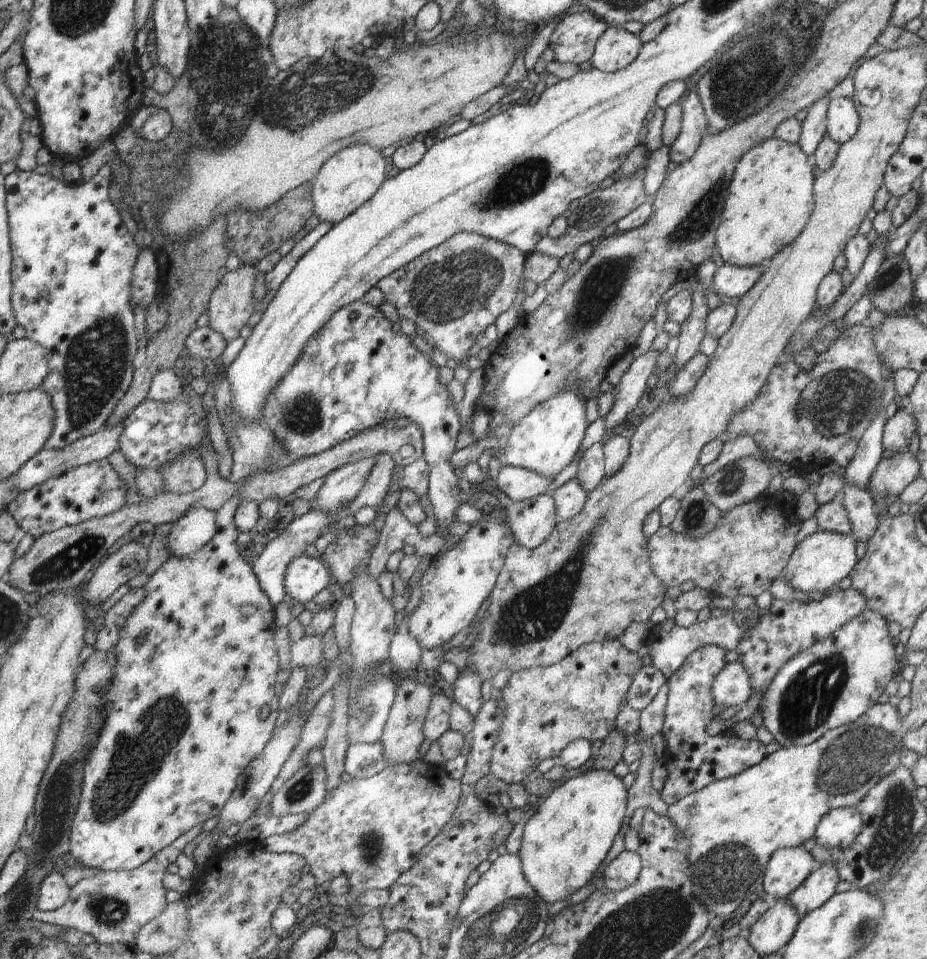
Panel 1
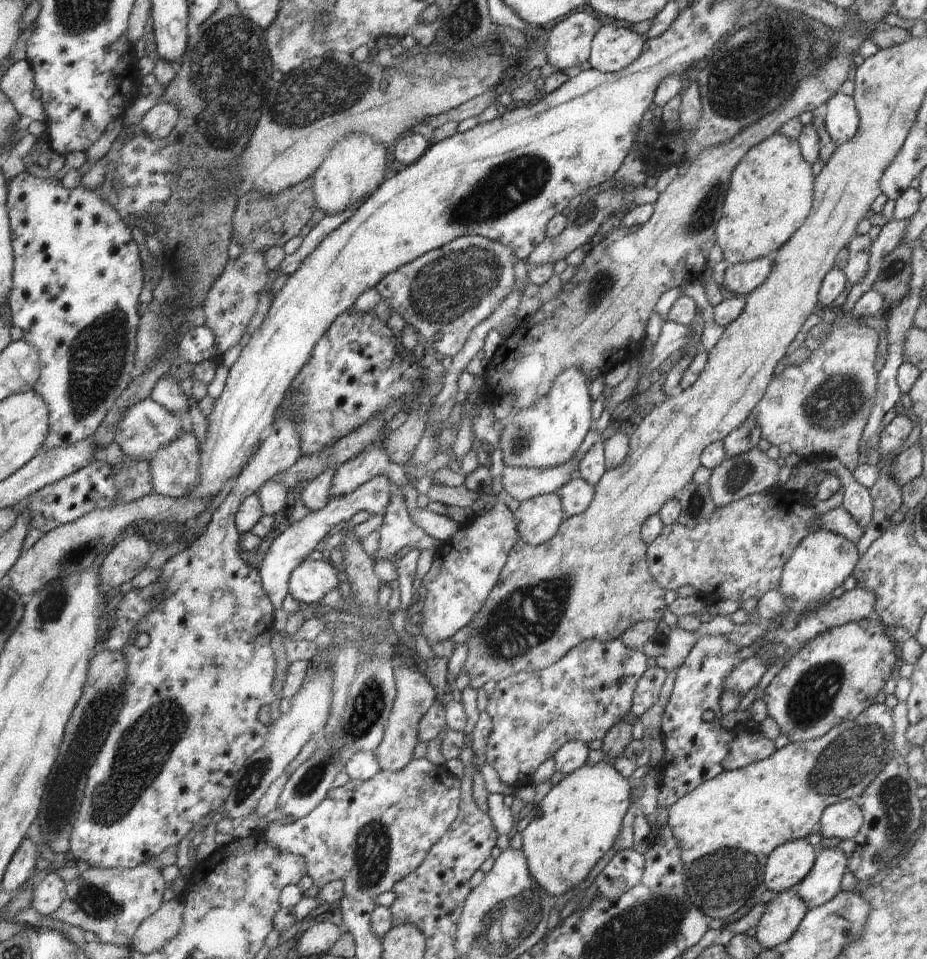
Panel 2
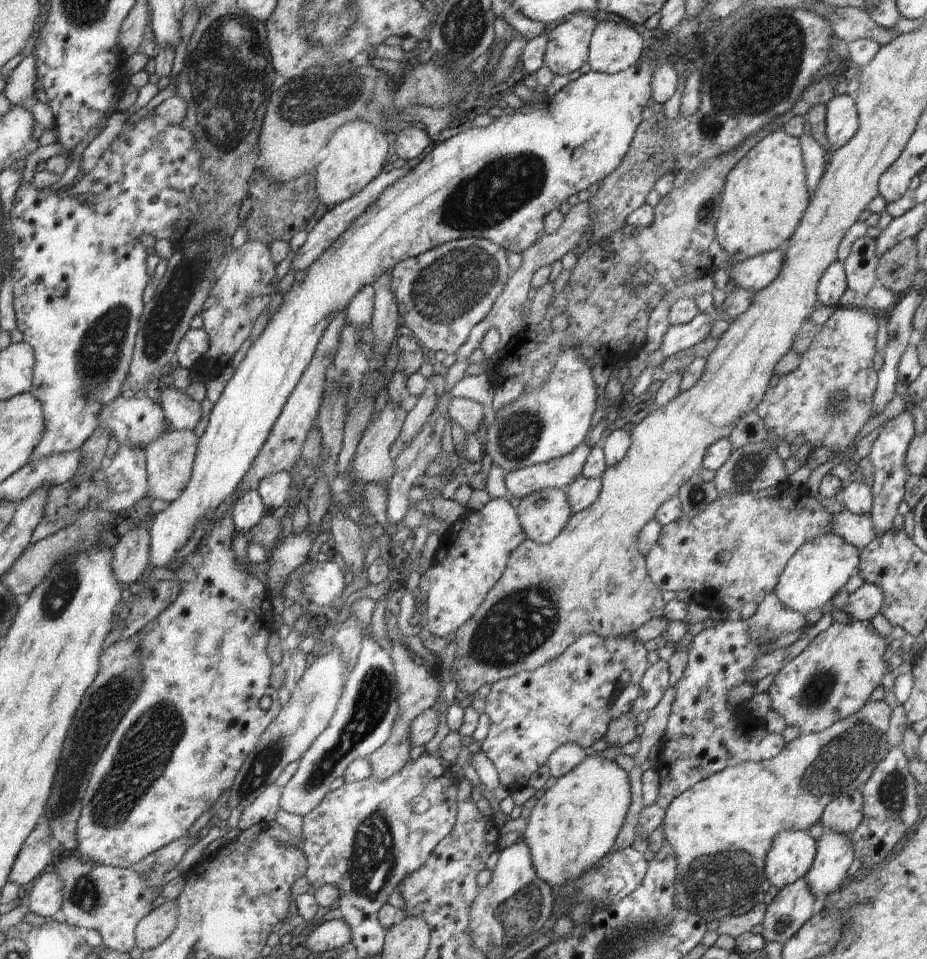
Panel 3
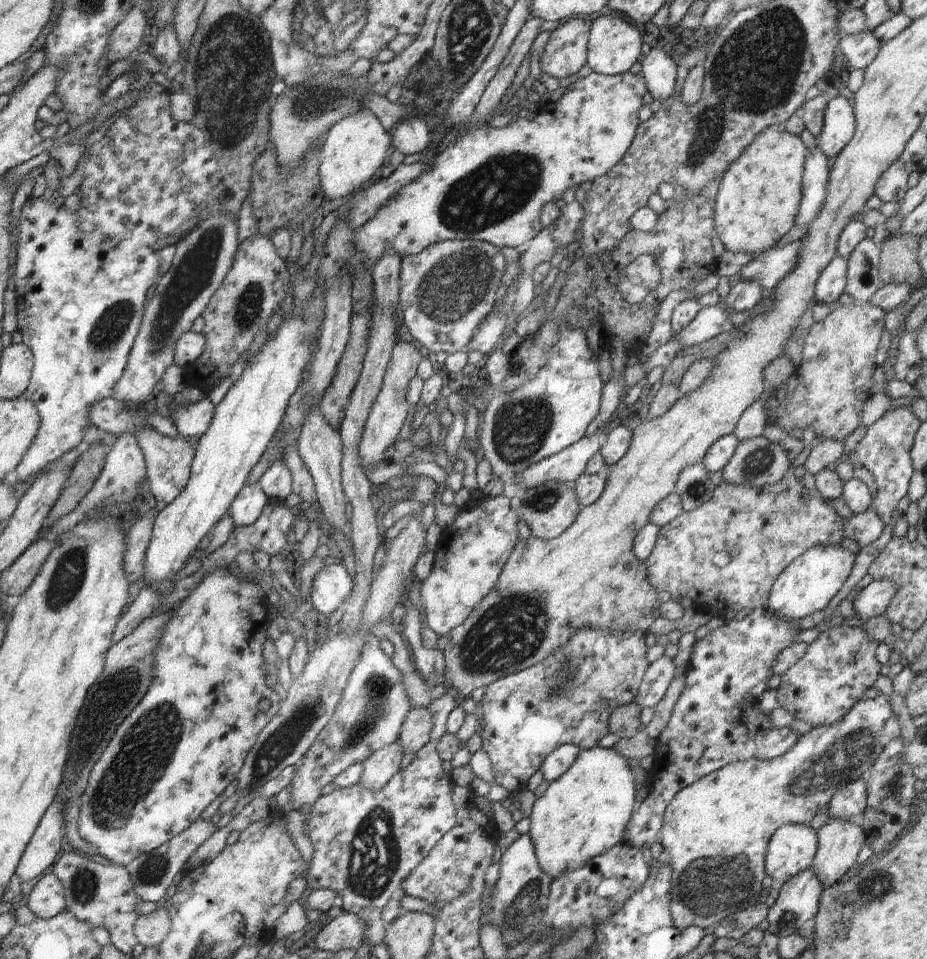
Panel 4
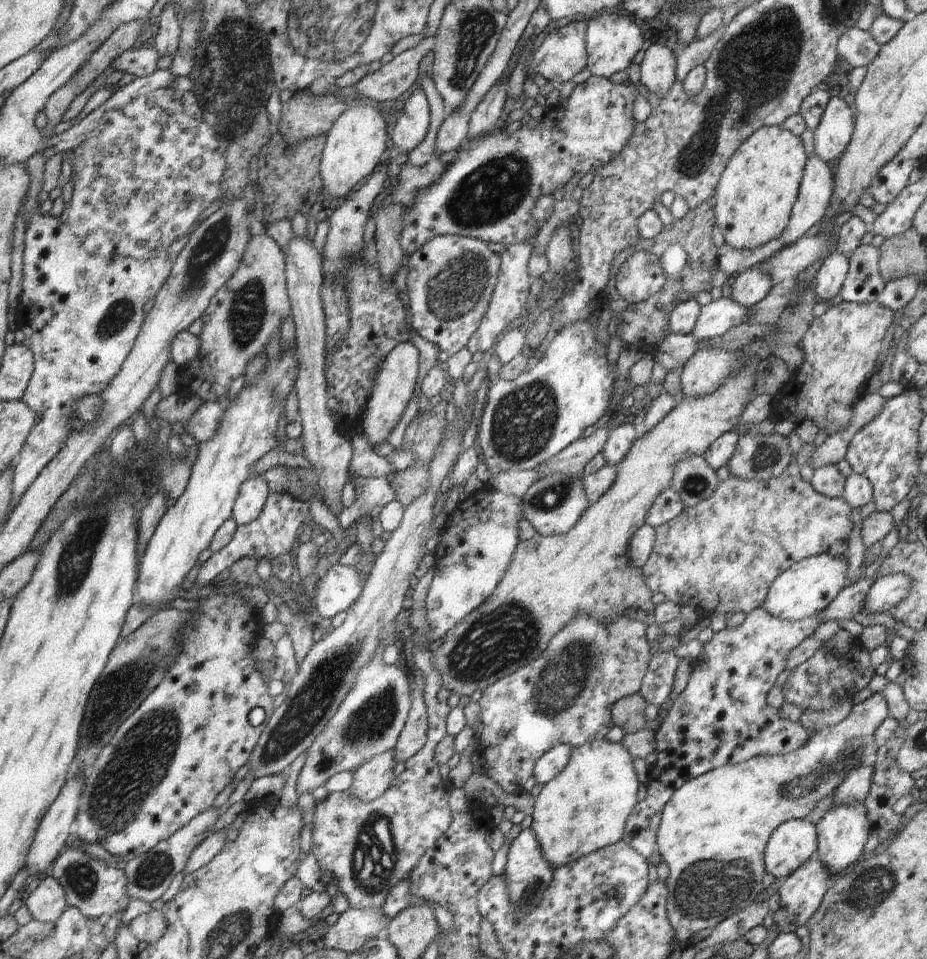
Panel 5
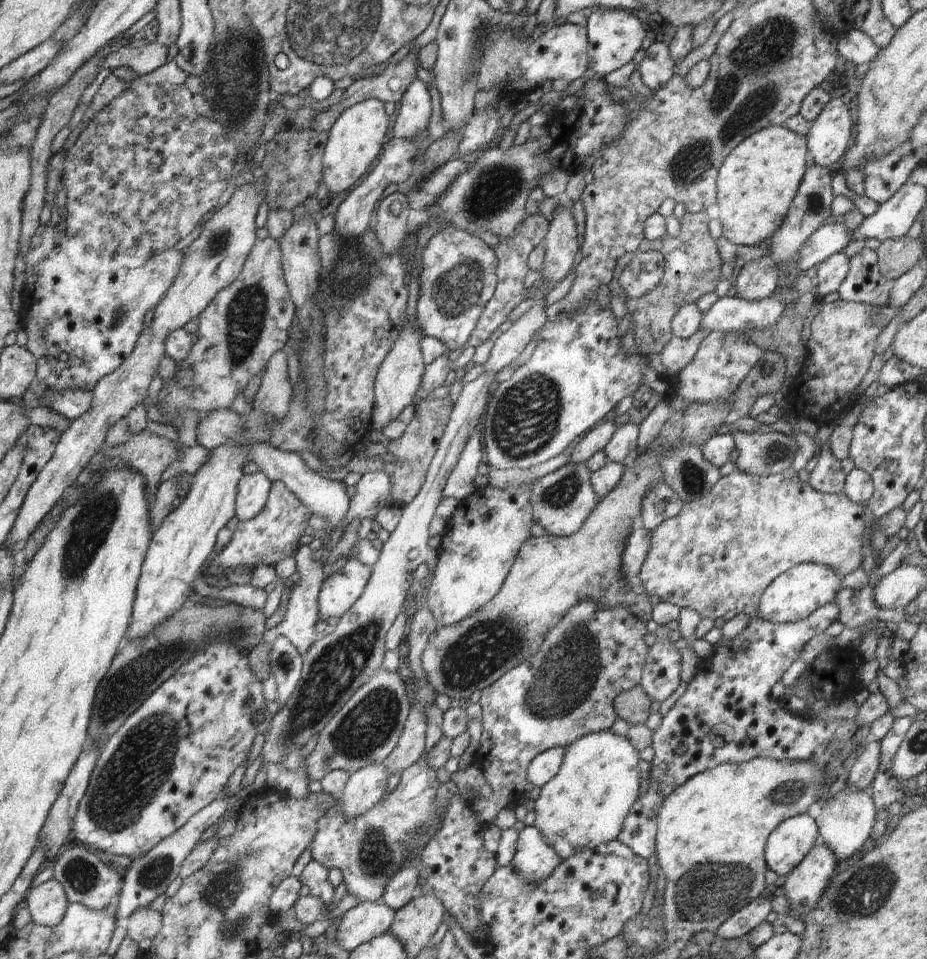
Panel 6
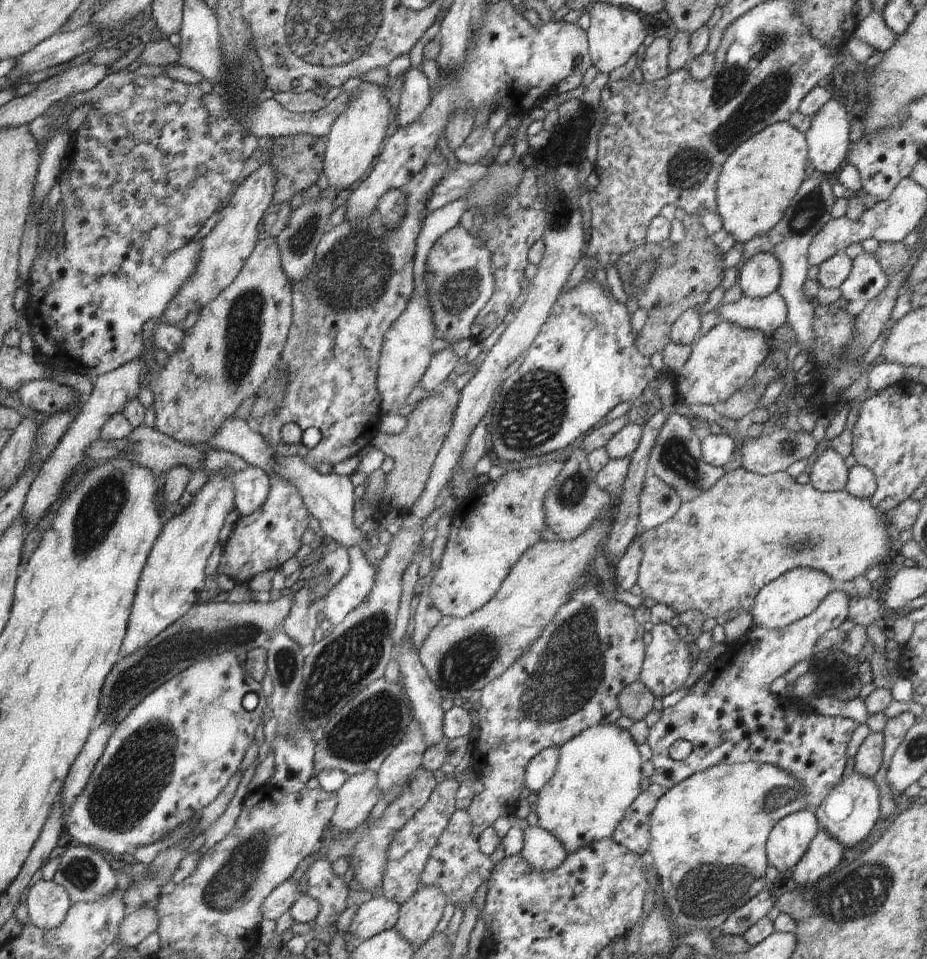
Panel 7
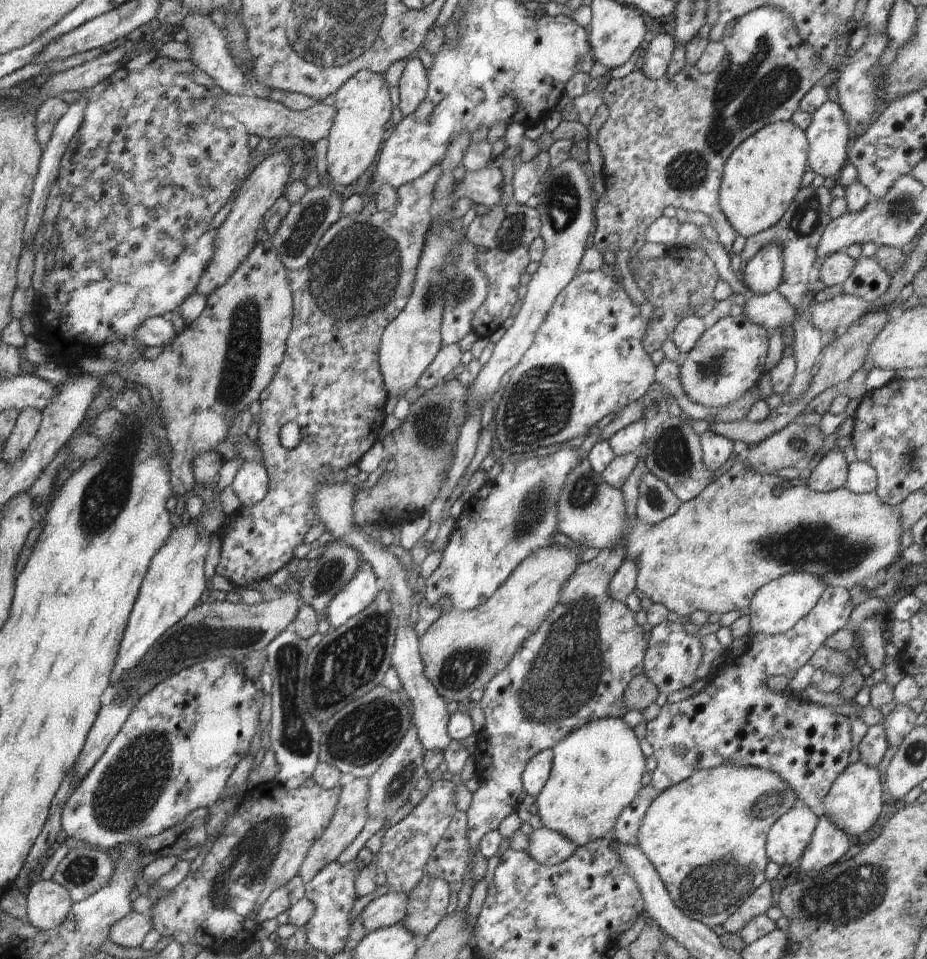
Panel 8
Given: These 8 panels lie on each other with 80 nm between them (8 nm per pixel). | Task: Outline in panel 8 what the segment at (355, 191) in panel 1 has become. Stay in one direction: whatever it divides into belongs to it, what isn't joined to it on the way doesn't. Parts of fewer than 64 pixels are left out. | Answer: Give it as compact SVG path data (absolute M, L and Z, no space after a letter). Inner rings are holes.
M370 71L357 72L334 94L337 115L327 136L327 182L342 187L356 182L376 160L387 137L384 125L391 119L392 103L384 76Z

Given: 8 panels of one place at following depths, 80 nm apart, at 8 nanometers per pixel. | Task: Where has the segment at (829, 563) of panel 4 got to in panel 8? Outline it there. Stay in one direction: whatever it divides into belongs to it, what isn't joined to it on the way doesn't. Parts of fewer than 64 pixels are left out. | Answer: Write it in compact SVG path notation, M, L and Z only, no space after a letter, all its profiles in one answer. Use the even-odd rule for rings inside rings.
M800 571L788 573L761 586L752 597L750 605L750 633L766 636L790 630L801 618L804 618L820 600L826 590L825 582L812 573Z

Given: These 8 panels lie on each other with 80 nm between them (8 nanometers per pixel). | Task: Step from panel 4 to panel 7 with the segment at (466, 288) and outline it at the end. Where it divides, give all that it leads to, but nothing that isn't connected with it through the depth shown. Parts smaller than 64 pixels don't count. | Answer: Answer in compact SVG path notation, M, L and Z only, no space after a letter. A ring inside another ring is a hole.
M462 225L455 226L436 239L428 253L425 268L427 299L435 338L442 338L451 345L471 338L471 326L495 289L491 252L486 243L472 236Z

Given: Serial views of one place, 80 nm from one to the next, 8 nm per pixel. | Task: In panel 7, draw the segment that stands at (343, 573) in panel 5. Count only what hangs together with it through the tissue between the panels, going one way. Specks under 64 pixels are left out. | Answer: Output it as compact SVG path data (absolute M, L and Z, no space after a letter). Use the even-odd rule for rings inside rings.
M353 546L346 548L350 557L348 572L323 596L321 609L333 626L364 602L371 591L376 567L366 561L363 550Z

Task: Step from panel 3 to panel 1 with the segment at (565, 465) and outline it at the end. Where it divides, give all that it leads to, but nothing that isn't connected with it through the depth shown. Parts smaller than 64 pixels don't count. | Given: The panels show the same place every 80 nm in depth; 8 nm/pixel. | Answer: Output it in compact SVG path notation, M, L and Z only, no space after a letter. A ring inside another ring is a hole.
M504 464L493 482L508 498L523 501L544 495L552 480L528 469Z

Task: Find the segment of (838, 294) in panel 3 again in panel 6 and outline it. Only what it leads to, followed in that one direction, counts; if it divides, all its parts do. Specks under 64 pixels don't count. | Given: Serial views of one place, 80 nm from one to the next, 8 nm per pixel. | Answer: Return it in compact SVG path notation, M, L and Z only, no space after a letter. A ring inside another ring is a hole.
M843 251L831 254L819 266L814 277L815 293L818 297L826 296L836 292L849 271L849 258Z

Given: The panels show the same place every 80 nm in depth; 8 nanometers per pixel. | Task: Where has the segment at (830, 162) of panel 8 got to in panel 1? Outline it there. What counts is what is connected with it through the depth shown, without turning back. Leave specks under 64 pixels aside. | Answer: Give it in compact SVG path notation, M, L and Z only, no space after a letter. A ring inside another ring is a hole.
M838 93L833 94L827 110L826 134L841 145L857 133L860 123L853 100L842 97Z

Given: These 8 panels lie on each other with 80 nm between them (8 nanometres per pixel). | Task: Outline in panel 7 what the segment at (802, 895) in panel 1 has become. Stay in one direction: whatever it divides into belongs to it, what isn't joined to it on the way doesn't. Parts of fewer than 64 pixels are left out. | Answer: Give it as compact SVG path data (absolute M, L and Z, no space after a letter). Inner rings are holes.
M858 773L841 780L816 808L818 824L826 833L844 848L852 848L862 842L880 818L880 791L876 783Z

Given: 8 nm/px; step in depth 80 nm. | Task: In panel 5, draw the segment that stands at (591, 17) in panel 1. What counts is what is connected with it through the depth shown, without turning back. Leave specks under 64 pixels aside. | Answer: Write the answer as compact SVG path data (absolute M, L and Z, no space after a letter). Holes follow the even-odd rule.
M586 19L571 21L570 23L556 28L548 36L540 39L530 50L532 60L522 62L525 65L525 71L537 72L547 81L553 80L555 84L562 84L574 78L585 66L587 66L587 21Z

